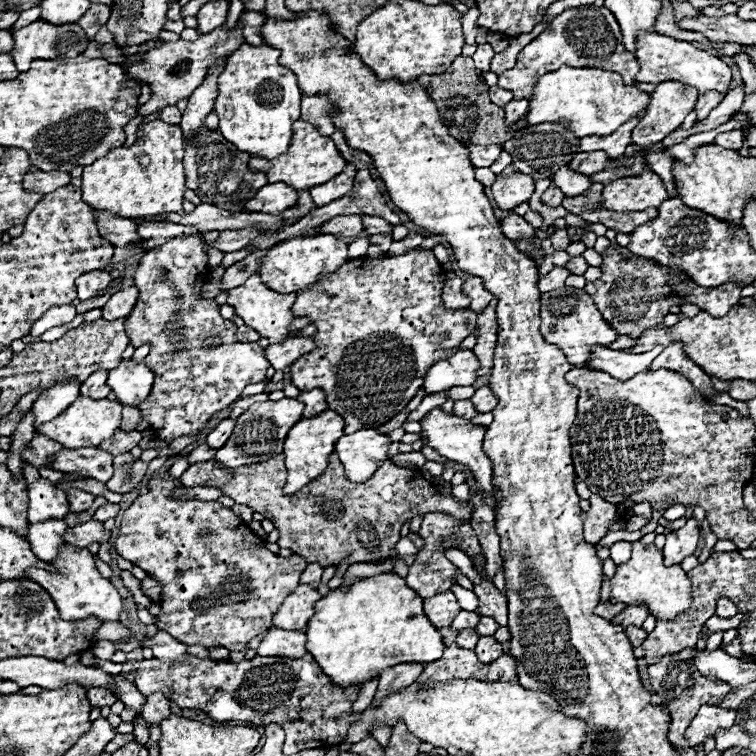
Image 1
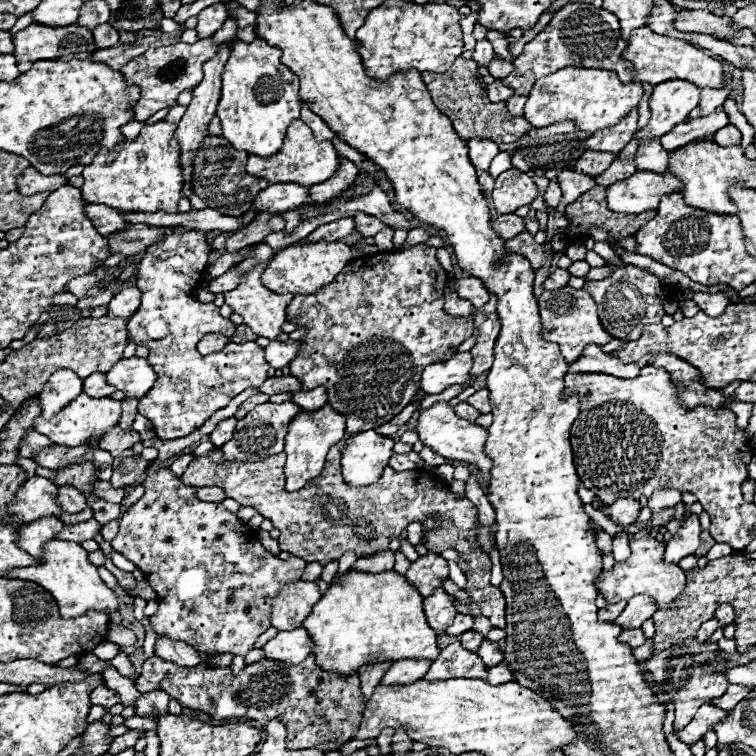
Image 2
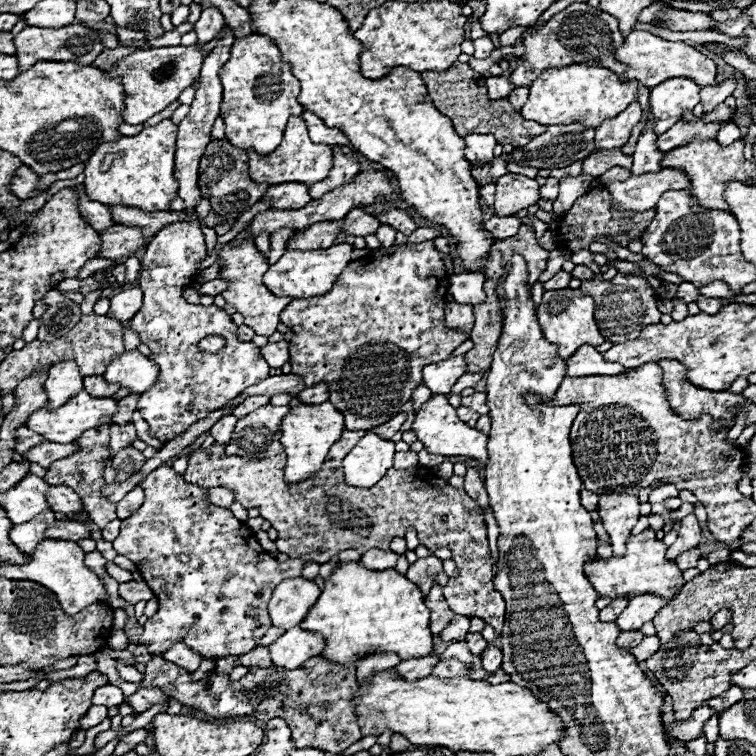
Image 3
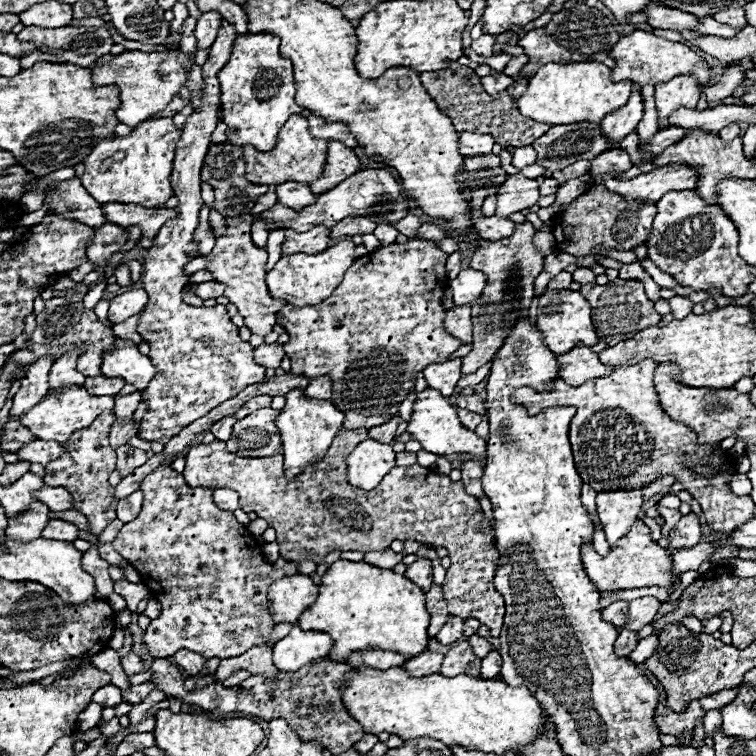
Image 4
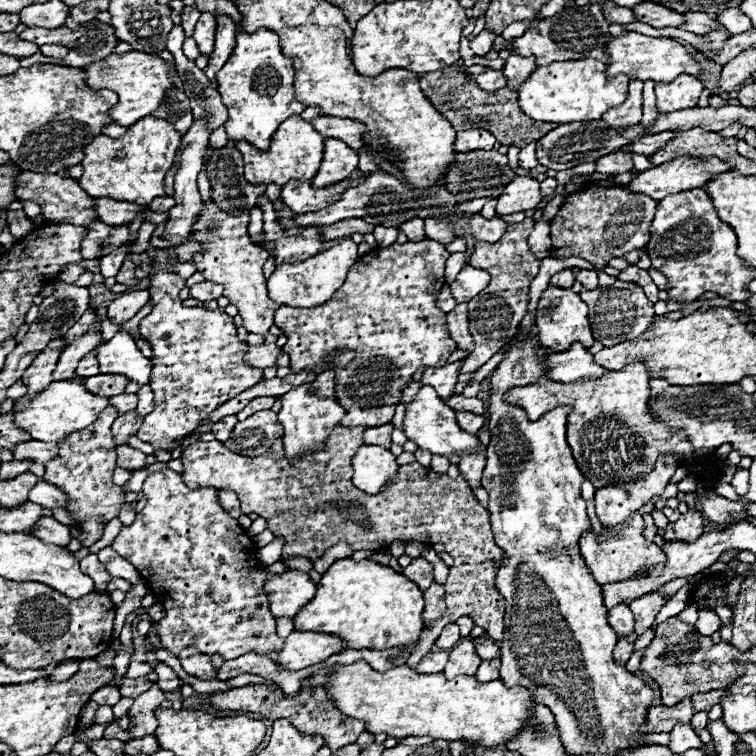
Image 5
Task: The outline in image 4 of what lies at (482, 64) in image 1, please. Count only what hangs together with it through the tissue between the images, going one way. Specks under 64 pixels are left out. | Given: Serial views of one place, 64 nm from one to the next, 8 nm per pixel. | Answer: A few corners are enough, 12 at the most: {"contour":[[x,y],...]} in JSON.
{"contour":[[482,34],[472,40],[472,50],[480,56],[492,56],[496,36]]}

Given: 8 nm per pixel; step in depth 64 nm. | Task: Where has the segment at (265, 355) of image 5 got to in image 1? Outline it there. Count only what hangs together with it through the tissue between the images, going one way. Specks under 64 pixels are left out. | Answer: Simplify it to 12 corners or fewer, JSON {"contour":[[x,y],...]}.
{"contour":[[288,338],[264,352],[276,370],[314,350],[312,338]]}

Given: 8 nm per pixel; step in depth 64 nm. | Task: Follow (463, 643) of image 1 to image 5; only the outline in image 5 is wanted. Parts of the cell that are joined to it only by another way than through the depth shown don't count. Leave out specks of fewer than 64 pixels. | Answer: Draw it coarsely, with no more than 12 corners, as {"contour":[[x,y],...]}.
{"contour":[[474,638],[482,660],[500,658],[500,648],[490,638]]}

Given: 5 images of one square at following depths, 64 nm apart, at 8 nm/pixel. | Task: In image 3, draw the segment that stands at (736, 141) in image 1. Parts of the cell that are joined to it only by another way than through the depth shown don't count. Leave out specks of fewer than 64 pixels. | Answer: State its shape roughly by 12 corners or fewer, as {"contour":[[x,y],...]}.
{"contour":[[724,124],[716,140],[722,146],[730,146],[742,138],[736,124]]}

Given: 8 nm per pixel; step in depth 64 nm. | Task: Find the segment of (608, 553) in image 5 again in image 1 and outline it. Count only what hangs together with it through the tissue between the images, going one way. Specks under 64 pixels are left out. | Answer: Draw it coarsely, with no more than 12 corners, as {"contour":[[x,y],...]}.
{"contour":[[654,544],[610,578],[610,600],[642,602],[672,620],[690,608],[690,580]]}

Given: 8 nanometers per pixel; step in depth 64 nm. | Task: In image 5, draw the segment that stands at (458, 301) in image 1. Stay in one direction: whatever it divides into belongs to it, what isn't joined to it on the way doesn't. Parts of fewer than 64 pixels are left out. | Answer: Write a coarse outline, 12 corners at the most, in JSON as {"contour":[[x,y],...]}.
{"contour":[[456,304],[448,318],[450,336],[458,348],[472,352],[468,306]]}

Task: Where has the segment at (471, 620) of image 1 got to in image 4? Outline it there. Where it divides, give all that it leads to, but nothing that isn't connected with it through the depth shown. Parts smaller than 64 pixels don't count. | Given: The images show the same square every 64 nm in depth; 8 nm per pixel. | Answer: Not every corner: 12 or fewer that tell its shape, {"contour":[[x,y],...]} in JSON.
{"contour":[[452,618],[436,634],[442,646],[450,646],[462,638],[464,620]]}

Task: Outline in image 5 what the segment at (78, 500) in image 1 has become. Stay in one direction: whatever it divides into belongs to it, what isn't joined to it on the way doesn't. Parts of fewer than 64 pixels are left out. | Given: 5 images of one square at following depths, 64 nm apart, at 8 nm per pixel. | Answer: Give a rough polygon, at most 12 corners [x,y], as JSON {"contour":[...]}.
{"contour":[[38,480],[28,500],[54,510],[66,504],[66,496],[52,484]]}

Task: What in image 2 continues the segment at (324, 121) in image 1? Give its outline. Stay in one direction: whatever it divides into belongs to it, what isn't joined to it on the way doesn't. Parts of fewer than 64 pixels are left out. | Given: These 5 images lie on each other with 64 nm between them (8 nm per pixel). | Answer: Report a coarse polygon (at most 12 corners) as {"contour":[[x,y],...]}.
{"contour":[[302,104],[300,120],[314,130],[318,140],[332,140],[338,134],[326,122]]}

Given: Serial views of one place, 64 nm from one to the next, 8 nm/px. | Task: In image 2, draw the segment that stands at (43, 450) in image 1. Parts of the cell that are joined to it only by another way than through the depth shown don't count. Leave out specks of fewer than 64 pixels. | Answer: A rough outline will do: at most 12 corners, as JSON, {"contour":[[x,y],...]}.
{"contour":[[30,430],[22,436],[20,456],[32,458],[48,448],[46,436]]}

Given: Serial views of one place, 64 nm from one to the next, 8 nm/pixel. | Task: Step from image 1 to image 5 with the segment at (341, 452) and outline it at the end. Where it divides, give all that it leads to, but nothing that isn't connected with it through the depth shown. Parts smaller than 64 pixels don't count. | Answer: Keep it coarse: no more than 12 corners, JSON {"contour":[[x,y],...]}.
{"contour":[[362,444],[354,486],[378,494],[400,466],[390,450]]}

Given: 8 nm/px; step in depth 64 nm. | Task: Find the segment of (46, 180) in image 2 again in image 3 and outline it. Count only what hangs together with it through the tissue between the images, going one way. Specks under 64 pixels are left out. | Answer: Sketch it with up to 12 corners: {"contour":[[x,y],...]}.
{"contour":[[22,166],[14,172],[10,192],[26,200],[38,176],[30,168]]}

